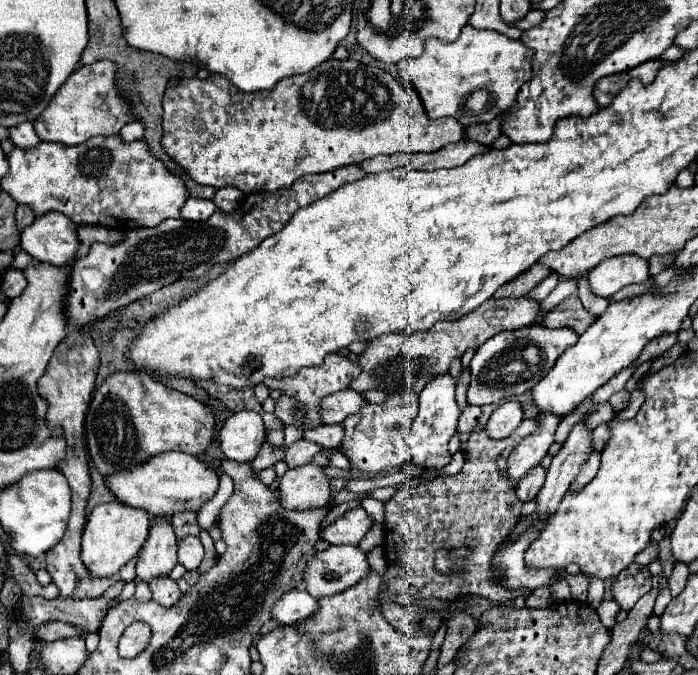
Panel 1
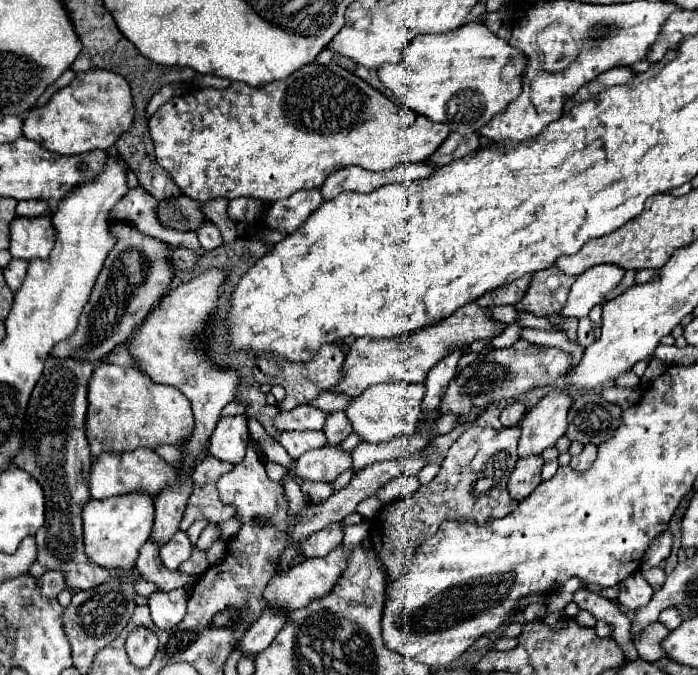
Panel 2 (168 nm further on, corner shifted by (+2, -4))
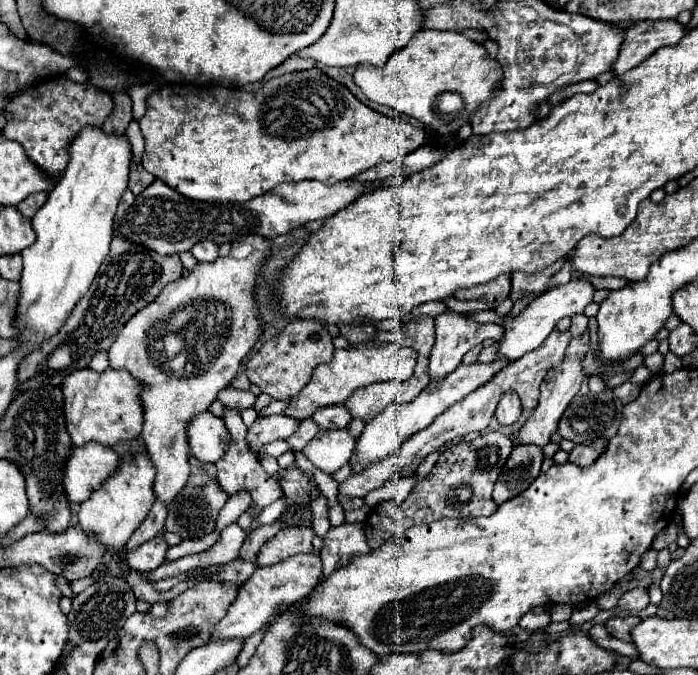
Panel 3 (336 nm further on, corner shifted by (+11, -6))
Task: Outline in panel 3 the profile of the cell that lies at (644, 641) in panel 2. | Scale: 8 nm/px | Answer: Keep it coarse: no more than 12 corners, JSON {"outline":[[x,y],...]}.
{"outline":[[632,613],[608,619],[606,629],[622,641],[632,641],[630,631],[642,619]]}

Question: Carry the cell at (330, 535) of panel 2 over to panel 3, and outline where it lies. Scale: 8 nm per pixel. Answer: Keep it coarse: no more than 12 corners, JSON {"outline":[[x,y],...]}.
{"outline":[[312,527],[282,529],[258,553],[256,565],[274,565],[312,553]]}

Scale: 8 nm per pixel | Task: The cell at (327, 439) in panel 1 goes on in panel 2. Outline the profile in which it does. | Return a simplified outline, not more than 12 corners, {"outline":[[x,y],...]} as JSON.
{"outline":[[345,411],[329,413],[327,441],[341,443],[351,433]]}

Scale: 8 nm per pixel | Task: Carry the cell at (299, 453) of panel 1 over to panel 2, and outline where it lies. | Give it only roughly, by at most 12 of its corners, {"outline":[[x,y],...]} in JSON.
{"outline":[[289,431],[277,441],[293,459],[327,445],[323,431]]}

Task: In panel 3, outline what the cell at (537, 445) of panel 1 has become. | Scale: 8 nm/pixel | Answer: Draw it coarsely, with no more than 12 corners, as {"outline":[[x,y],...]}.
{"outline":[[588,335],[570,341],[564,361],[540,385],[540,401],[516,443],[540,445],[558,431],[584,379]]}

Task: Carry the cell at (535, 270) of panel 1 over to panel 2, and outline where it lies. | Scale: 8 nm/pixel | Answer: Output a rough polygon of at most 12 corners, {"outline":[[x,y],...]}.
{"outline":[[531,275],[487,291],[477,299],[479,307],[515,305],[527,291]]}

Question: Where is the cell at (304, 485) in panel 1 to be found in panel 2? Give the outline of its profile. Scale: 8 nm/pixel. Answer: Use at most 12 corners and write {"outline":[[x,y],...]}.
{"outline":[[339,445],[307,451],[295,463],[303,481],[335,481],[351,469]]}

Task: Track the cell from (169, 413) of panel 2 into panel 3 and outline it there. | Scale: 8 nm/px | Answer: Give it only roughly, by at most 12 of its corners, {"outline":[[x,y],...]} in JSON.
{"outline":[[124,369],[70,373],[74,445],[142,435],[142,383]]}

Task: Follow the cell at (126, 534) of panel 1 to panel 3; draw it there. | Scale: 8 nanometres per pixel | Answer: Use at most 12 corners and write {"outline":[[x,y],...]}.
{"outline":[[148,455],[80,505],[78,523],[108,553],[124,549],[154,505]]}

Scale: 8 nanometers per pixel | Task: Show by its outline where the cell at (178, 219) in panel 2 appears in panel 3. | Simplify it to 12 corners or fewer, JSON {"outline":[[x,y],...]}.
{"outline":[[156,179],[120,235],[162,255],[276,237],[382,181],[300,181],[244,203],[186,199]]}

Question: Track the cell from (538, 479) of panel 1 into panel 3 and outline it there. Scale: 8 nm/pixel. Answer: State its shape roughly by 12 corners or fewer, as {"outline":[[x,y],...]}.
{"outline":[[516,445],[494,501],[526,491],[540,475],[542,449]]}

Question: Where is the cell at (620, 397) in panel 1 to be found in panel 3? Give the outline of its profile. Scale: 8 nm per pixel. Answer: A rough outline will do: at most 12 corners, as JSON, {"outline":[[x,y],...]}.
{"outline":[[630,381],[614,389],[624,405],[634,401],[640,393],[640,387]]}

